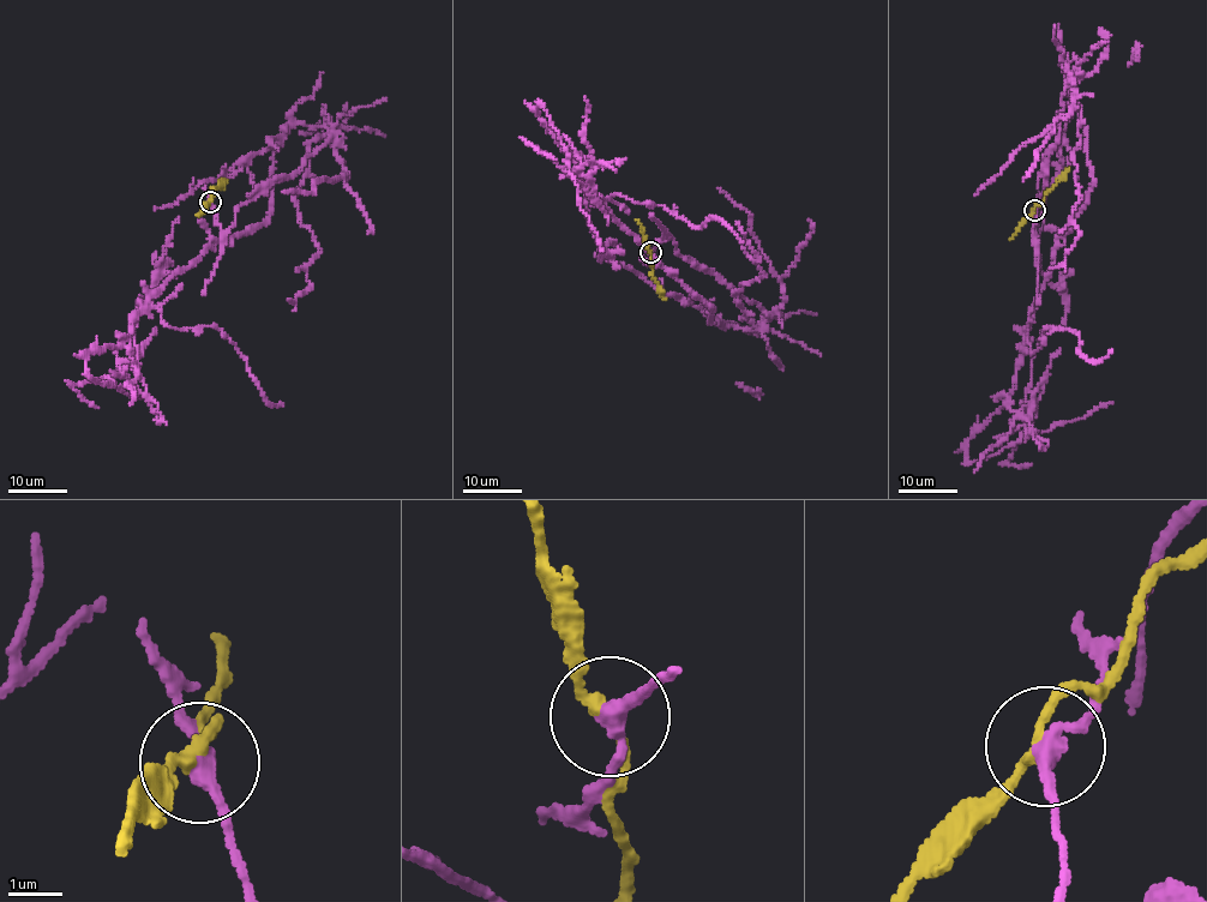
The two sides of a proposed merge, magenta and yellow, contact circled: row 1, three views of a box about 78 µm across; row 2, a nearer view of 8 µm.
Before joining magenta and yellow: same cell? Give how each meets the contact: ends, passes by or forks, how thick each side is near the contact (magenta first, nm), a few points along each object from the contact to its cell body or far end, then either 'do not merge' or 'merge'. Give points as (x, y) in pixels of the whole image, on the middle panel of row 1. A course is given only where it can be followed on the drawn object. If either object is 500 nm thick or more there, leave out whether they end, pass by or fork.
magenta passes by | yellow passes by | 280/190 nm | magenta via (650, 251), (667, 238), (767, 319), (710, 324), (710, 305), (588, 191), (583, 157), (599, 248), (620, 247) | yellow via (650, 252), (652, 276), (664, 299) | do not merge

